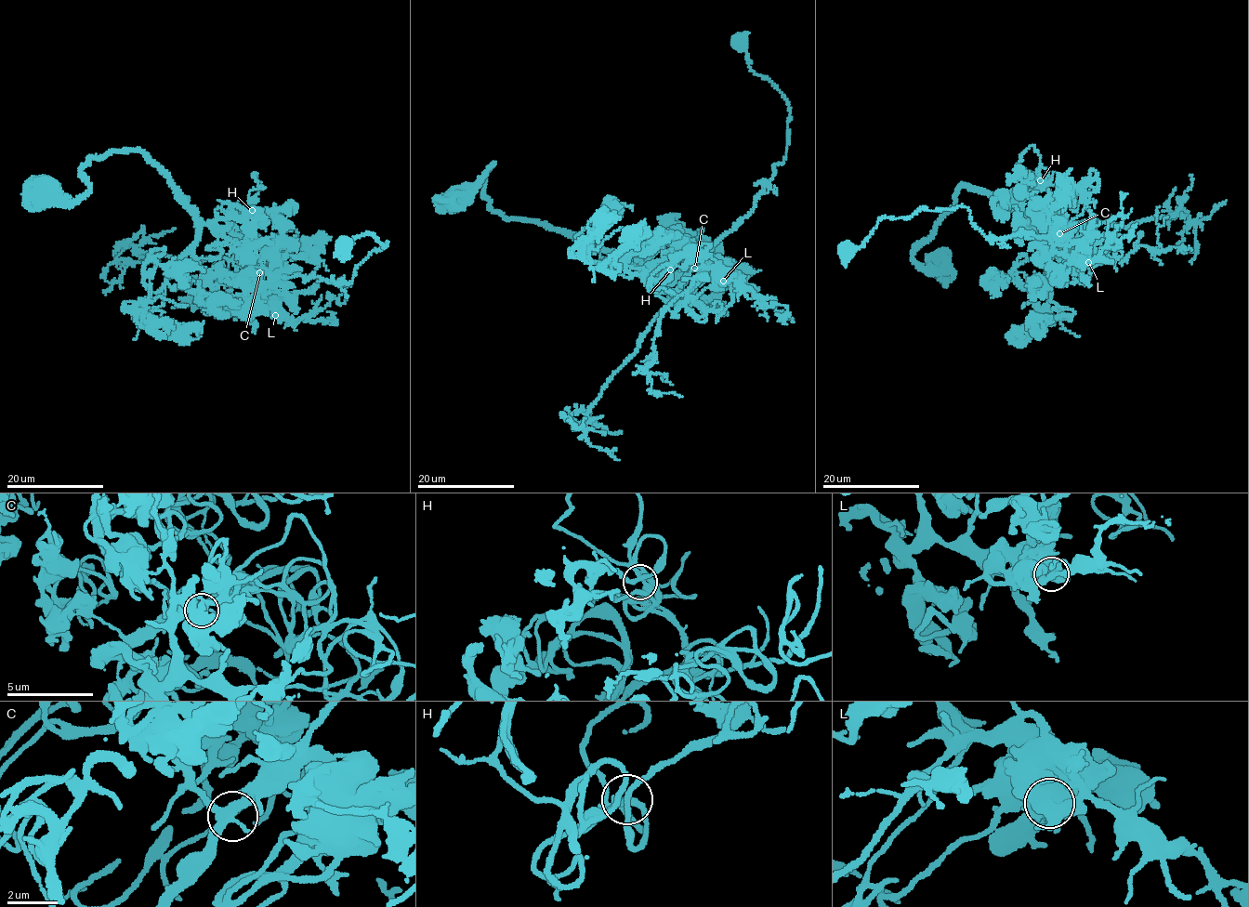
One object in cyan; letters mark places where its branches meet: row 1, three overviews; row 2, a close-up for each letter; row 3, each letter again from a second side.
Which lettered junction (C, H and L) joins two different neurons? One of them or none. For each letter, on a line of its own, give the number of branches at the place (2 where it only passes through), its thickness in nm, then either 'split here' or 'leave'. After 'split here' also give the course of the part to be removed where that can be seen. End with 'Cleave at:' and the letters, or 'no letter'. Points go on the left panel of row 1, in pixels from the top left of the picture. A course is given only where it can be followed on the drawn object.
C: 3 | 320 nm | leave
H: 2 | 190 nm | leave
L: 2 | 750 nm | split here | (275, 314), (263, 293), (273, 279), (348, 283), (387, 243), (359, 235), (343, 261)
Cleave at: L

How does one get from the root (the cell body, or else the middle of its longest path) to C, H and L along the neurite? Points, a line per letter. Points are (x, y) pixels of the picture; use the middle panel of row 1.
C: (454, 200), (492, 165), (483, 193), (493, 211), (562, 230), (645, 267), (662, 242), (676, 239), (694, 268)
H: (454, 200), (481, 179), (492, 165), (483, 193), (493, 211), (562, 230), (643, 265), (656, 280), (670, 269)
L: (454, 200), (492, 165), (483, 193), (493, 211), (562, 230), (638, 269), (691, 248), (723, 281)

